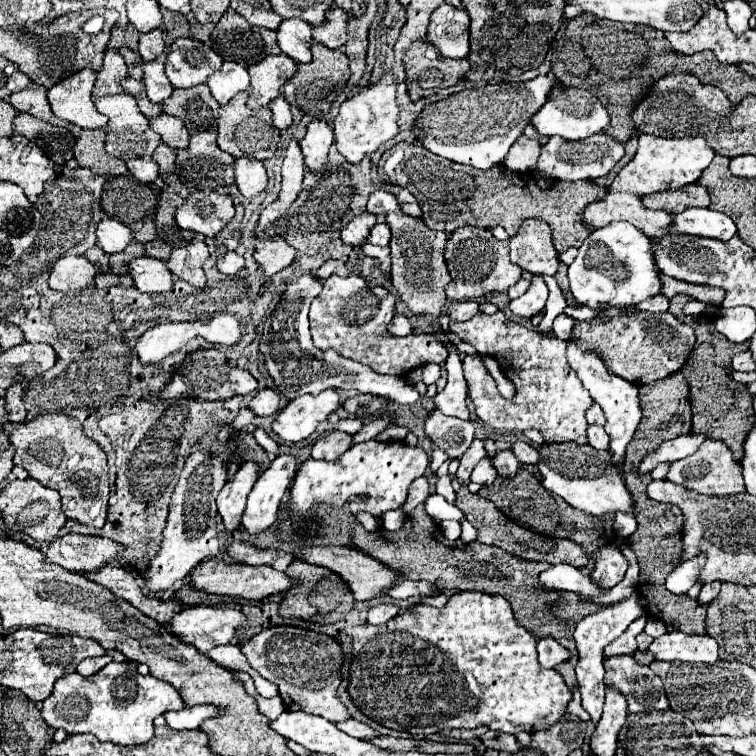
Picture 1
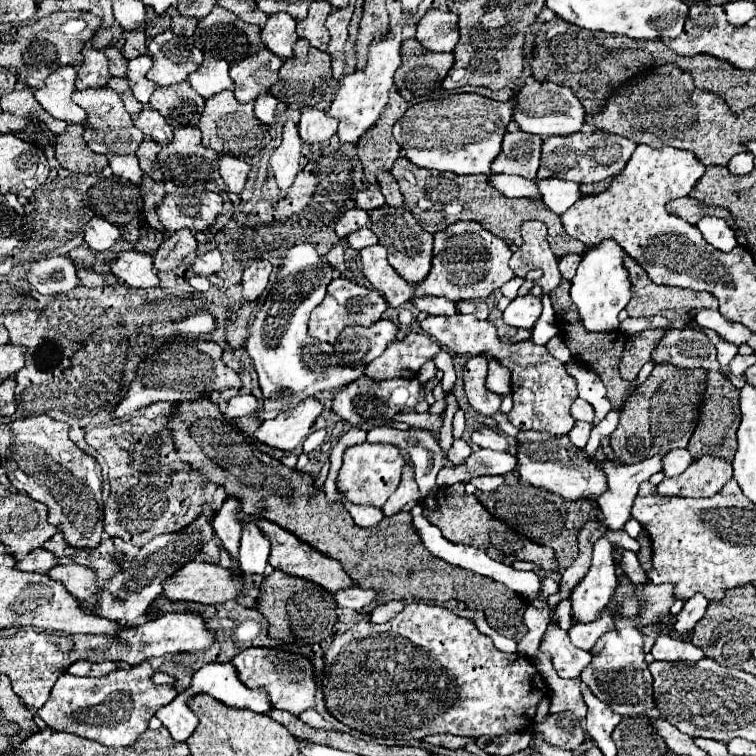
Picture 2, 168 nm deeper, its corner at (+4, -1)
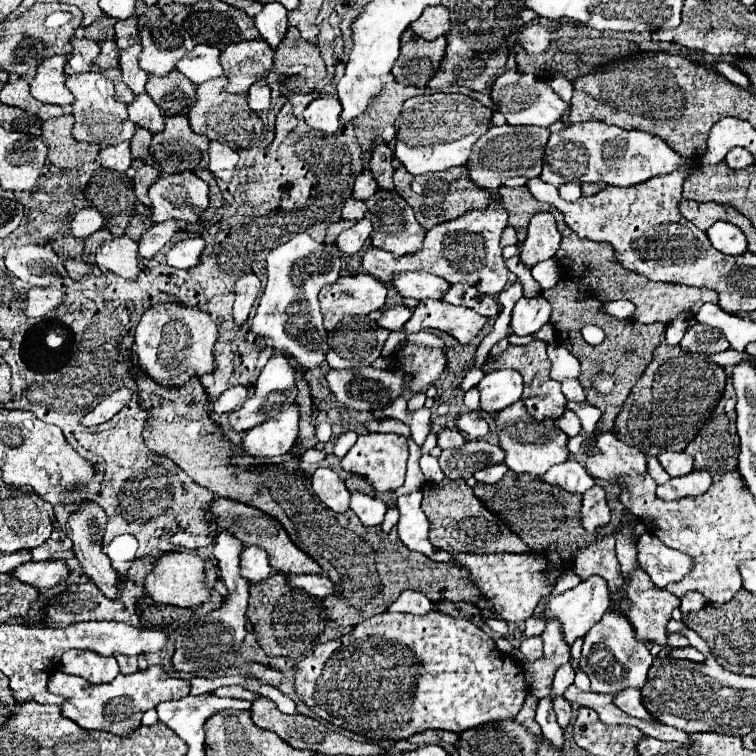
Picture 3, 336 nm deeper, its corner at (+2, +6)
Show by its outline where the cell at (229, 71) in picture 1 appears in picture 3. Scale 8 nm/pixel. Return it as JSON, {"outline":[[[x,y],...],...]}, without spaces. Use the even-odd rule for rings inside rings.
{"outline":[[[205,43],[195,45],[195,49],[179,59],[175,67],[195,85],[223,75],[223,69],[219,65],[219,49]]]}

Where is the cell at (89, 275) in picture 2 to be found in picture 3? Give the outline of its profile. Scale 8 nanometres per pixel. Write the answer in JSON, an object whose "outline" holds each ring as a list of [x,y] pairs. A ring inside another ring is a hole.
{"outline":[[[67,259],[65,263],[65,269],[67,269],[67,275],[71,277],[71,279],[81,279],[81,277],[85,277],[85,275],[91,275],[91,271],[93,271],[93,265],[89,265],[89,263],[85,263],[83,259]]]}

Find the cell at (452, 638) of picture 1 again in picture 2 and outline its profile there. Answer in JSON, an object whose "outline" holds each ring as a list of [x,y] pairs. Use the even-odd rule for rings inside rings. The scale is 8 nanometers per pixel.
{"outline":[[[411,602],[395,618],[383,624],[357,622],[353,628],[335,636],[325,652],[323,694],[327,710],[349,728],[379,738],[409,742],[429,734],[449,732],[457,736],[503,736],[523,732],[537,714],[541,700],[549,698],[549,688],[533,660],[525,654],[501,652],[489,636],[481,634],[473,620],[453,614],[439,604]]]}

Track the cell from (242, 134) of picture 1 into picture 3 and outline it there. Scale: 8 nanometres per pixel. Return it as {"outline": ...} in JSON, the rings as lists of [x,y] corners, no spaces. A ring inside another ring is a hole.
{"outline":[[[217,77],[213,81],[205,81],[205,83],[197,85],[197,89],[195,89],[197,99],[191,105],[187,117],[189,117],[189,125],[191,125],[193,133],[201,133],[209,141],[219,141],[219,143],[225,143],[231,149],[239,151],[239,149],[247,147],[251,141],[259,139],[259,135],[263,131],[263,121],[259,119],[259,115],[255,111],[249,109],[245,95],[229,95],[223,91],[223,85],[225,85],[225,77]]]}

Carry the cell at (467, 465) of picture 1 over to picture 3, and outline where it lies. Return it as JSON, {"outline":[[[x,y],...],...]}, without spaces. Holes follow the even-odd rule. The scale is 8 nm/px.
{"outline":[[[445,427],[443,431],[439,431],[439,439],[437,439],[437,445],[441,449],[449,449],[449,447],[461,447],[465,443],[465,437],[453,429],[453,427]]]}

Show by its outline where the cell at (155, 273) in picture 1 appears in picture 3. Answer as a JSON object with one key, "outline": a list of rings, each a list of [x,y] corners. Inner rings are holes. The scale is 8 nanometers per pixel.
{"outline":[[[127,235],[113,237],[105,245],[97,249],[95,263],[103,271],[111,271],[123,279],[135,279],[137,277],[137,263],[139,263],[139,253],[137,253],[137,243],[129,239]]]}

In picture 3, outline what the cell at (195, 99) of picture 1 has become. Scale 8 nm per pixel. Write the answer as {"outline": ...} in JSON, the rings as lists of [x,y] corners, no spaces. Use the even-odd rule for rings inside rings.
{"outline":[[[173,69],[165,77],[149,75],[145,85],[147,95],[159,105],[163,117],[177,117],[177,113],[187,113],[195,101],[195,85]]]}

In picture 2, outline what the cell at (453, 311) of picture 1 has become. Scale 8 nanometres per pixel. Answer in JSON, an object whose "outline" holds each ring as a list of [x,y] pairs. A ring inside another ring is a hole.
{"outline":[[[421,296],[421,298],[413,298],[411,300],[413,306],[421,312],[427,312],[427,314],[435,314],[435,316],[455,316],[459,314],[457,312],[457,306],[445,298],[437,298],[437,296]]]}

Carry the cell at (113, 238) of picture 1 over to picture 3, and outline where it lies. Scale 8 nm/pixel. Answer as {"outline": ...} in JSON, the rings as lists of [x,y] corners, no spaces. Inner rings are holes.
{"outline":[[[85,207],[85,209],[81,209],[73,217],[73,221],[71,221],[71,233],[75,237],[79,237],[79,239],[85,239],[91,233],[95,233],[97,229],[101,229],[103,225],[105,225],[105,217],[97,209]]]}

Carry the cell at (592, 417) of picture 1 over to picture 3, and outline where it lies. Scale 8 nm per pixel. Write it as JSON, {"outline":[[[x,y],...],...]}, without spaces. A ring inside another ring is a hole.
{"outline":[[[563,379],[561,381],[561,391],[567,399],[571,401],[579,401],[579,403],[585,403],[585,393],[583,393],[583,387],[579,385],[579,381],[575,379]]]}

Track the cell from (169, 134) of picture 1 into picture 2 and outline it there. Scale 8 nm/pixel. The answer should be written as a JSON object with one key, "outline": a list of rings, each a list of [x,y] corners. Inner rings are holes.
{"outline":[[[145,108],[145,110],[135,118],[133,124],[135,124],[145,136],[149,136],[151,140],[155,140],[155,142],[159,142],[159,144],[167,144],[167,142],[173,140],[173,130],[171,130],[171,126],[167,124],[167,120],[165,120],[159,112],[155,112],[155,110],[151,110],[151,108]]]}

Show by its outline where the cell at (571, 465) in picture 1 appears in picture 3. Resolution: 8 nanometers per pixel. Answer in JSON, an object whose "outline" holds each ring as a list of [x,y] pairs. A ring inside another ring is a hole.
{"outline":[[[521,401],[497,413],[495,423],[497,423],[499,447],[505,451],[503,461],[515,473],[531,473],[537,477],[537,475],[543,475],[549,467],[563,463],[569,457],[569,451],[567,451],[569,437],[561,433],[561,429],[557,429],[551,419],[543,419],[543,421],[533,419]]]}

